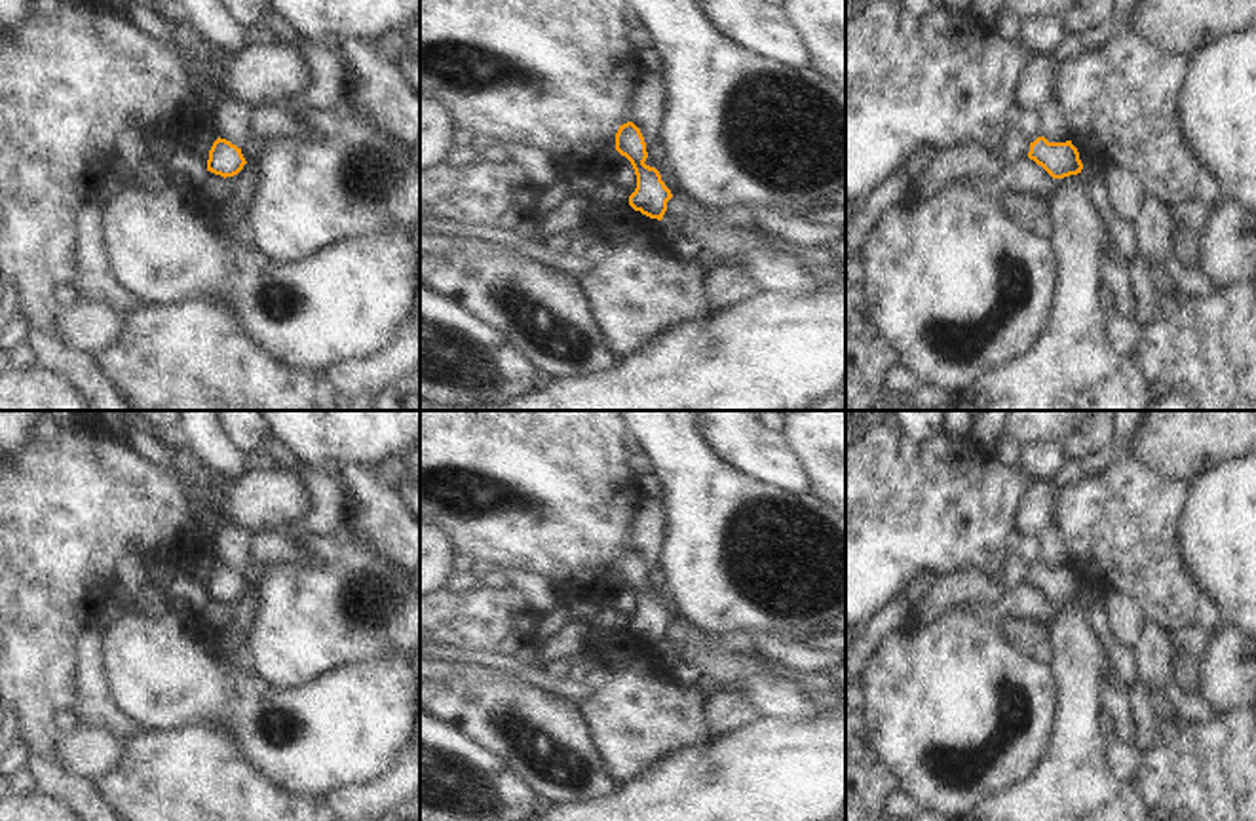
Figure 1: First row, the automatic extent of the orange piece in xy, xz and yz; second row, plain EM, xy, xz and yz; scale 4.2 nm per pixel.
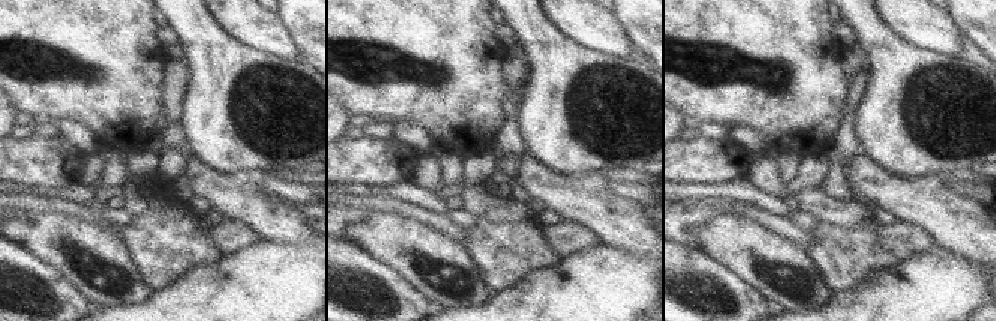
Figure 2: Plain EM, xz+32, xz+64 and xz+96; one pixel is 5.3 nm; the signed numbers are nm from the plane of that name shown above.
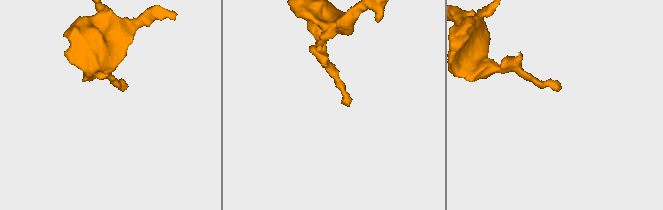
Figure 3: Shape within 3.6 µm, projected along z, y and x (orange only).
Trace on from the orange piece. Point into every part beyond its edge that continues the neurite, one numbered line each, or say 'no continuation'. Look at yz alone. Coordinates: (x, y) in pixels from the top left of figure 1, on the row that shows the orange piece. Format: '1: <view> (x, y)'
no continuation

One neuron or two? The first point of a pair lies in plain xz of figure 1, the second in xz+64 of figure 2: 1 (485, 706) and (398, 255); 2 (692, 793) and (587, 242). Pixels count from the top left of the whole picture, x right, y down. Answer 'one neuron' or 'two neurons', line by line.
1: one neuron
2: two neurons

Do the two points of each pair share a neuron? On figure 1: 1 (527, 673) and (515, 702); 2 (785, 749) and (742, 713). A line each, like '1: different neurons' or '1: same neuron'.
1: different neurons
2: different neurons

